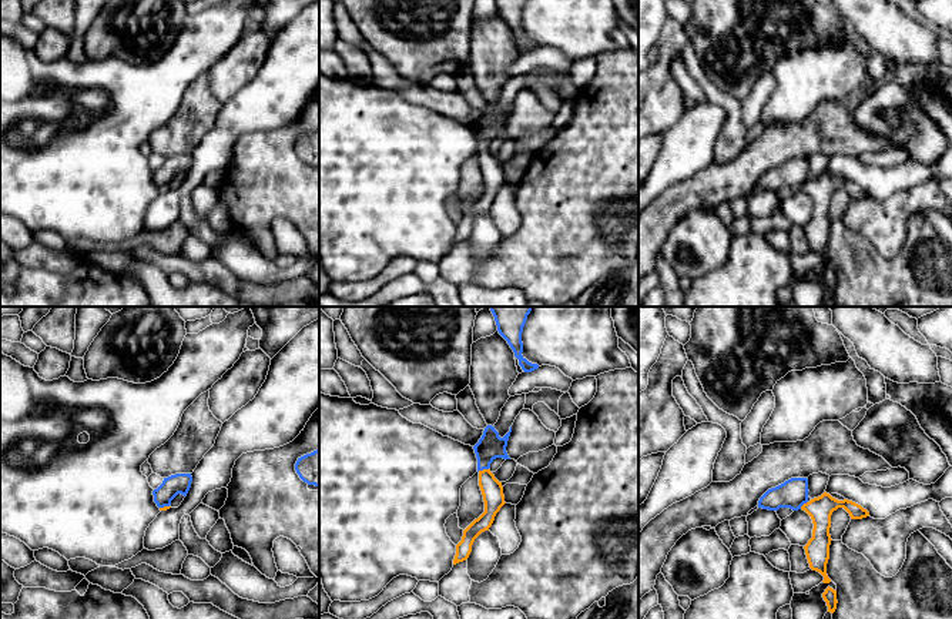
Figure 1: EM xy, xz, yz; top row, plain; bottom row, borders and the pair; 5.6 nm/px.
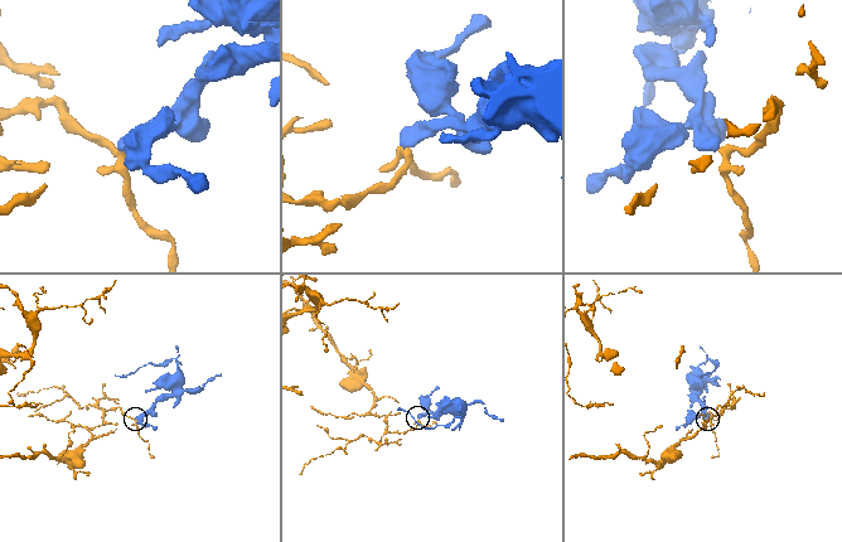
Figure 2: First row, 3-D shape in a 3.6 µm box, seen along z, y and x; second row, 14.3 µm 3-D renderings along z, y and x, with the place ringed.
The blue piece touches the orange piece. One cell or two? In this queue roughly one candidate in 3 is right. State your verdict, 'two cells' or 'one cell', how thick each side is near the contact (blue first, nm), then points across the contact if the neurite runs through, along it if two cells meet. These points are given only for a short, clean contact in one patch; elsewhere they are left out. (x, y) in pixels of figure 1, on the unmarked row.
two cells; 150 nm thick on the blue side, 120 nm on the other; border along xz (488, 149), (478, 151)

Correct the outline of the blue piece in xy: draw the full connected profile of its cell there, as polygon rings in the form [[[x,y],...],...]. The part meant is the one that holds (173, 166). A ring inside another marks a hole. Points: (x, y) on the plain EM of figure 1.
[[[175,154],[164,158],[162,164],[152,171],[154,183],[158,188],[170,187],[171,181],[178,175],[187,177],[191,168],[191,154]]]

